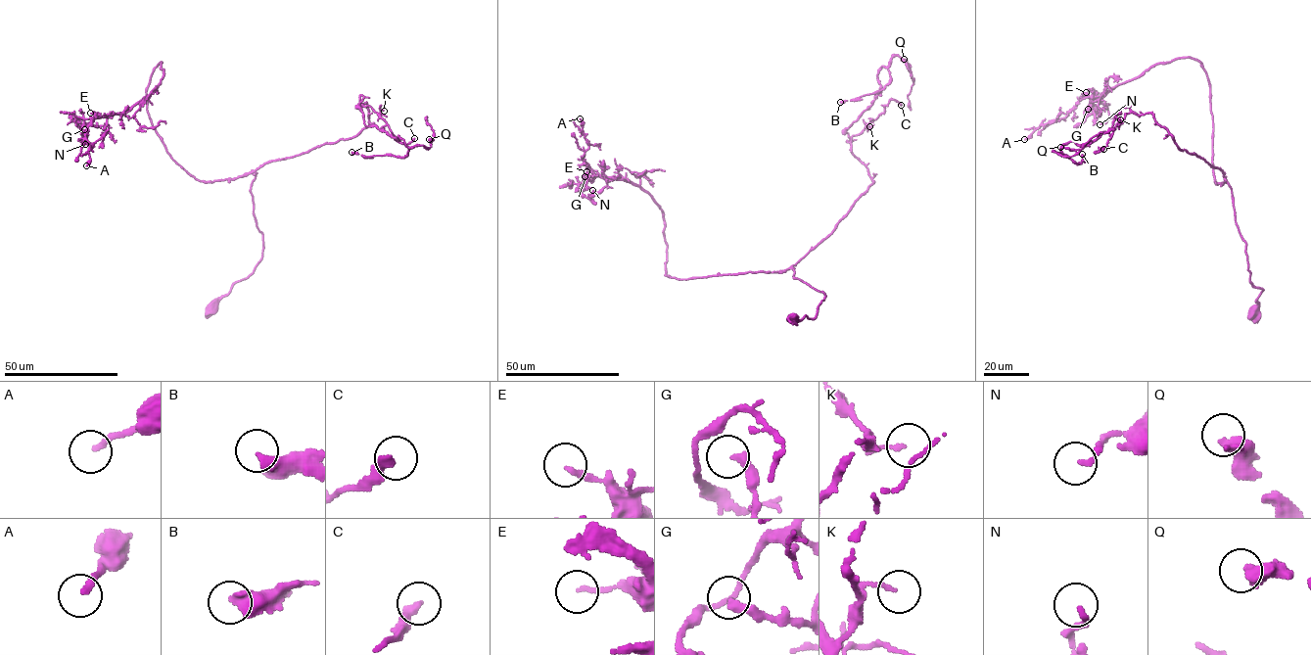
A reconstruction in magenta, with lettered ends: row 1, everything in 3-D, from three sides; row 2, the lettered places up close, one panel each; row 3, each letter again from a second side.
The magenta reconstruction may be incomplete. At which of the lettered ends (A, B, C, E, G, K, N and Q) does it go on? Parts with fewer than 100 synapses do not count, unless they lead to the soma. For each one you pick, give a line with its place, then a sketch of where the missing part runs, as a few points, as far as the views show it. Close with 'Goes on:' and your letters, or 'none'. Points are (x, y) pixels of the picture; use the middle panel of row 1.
Goes on: none

